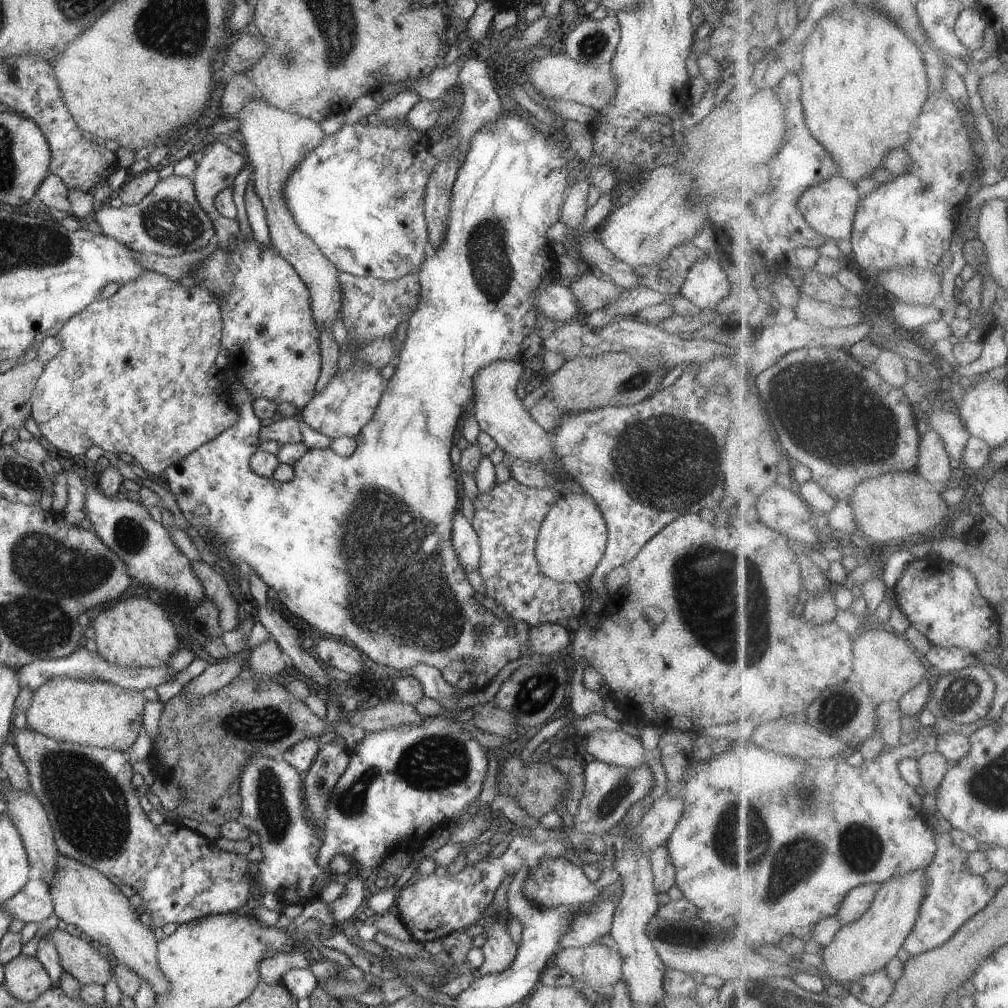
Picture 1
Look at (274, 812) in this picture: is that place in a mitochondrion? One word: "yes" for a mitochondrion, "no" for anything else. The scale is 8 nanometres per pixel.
yes

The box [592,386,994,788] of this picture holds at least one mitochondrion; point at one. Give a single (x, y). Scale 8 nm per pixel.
(721, 596)

